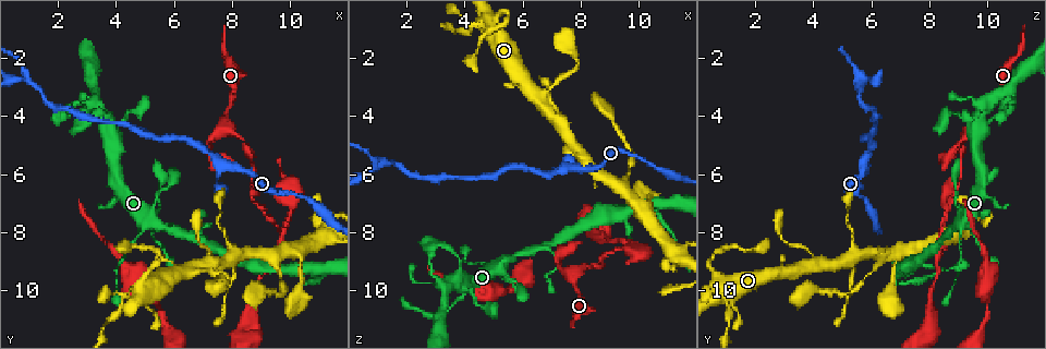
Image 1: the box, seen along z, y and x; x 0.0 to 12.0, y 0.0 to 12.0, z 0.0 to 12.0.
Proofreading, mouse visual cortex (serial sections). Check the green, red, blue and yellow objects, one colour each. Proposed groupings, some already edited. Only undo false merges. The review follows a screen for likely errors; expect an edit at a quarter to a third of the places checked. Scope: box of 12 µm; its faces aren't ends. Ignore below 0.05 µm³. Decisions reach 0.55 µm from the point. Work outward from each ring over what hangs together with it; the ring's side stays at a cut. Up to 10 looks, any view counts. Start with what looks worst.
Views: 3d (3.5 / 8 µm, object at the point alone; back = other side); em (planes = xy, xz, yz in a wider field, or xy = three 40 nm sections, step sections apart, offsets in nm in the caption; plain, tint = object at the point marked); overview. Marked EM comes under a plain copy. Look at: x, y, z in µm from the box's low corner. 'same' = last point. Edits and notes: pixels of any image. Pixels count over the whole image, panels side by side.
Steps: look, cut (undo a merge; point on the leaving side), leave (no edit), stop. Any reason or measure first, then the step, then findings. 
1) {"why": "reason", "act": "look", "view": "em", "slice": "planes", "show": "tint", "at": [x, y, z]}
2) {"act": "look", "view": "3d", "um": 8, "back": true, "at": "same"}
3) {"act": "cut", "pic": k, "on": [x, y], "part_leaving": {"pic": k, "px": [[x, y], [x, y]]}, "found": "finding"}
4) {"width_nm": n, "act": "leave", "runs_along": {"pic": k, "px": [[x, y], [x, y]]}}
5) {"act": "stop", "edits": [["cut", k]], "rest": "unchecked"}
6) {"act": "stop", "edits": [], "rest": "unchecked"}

{"why": "arms part here", "act": "look", "view": "3d", "um": 3.5, "at": [9.7, 7.8, 8.4]}

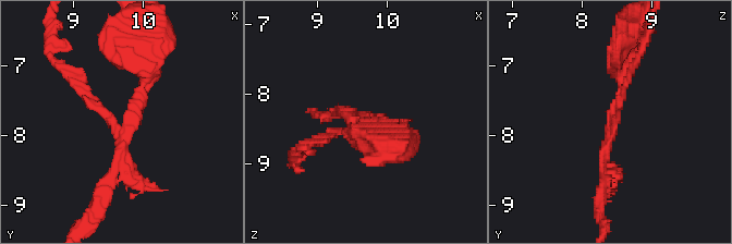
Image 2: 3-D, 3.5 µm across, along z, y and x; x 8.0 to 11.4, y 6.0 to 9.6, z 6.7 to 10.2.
{"arms": 3, "arm_widths_nm": [100, 100, 150], "act": "look", "view": "em", "slice": "planes", "show": "tint", "at": [9.60, 7.90, 8.45]}

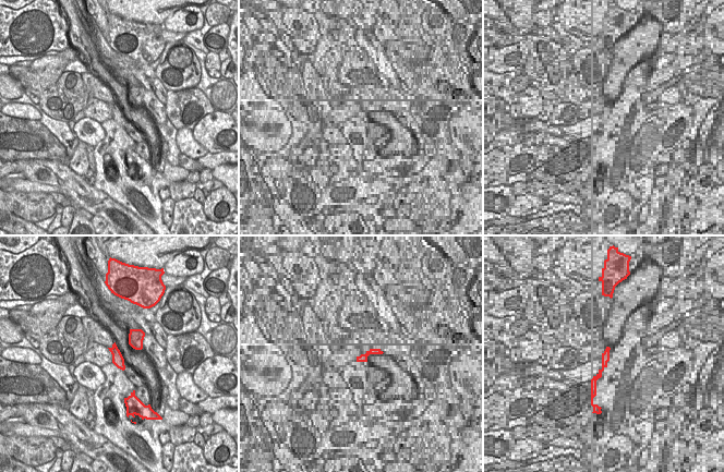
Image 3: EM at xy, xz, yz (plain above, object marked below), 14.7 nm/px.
{"act": "leave", "runs_along": {"pic": 2, "px": [[70, 74], [123, 138], [106, 192]]}, "found": "one cell here"}

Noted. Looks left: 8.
{"why": "arms part here", "act": "look", "view": "3d", "um": 3.5, "at": [1.1, 2.9, 5.6]}

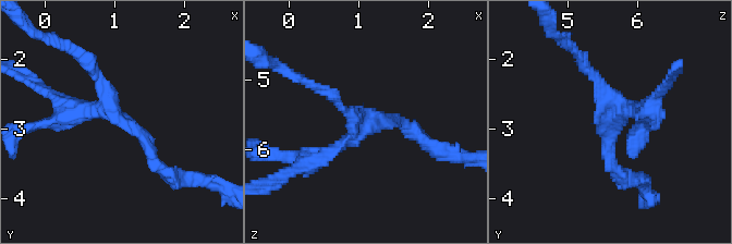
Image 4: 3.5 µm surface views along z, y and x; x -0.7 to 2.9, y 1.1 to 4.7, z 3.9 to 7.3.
{"act": "look", "view": "em", "slice": "xy", "step": 2, "show": "tint", "at": [1.15, 2.95, 5.60]}

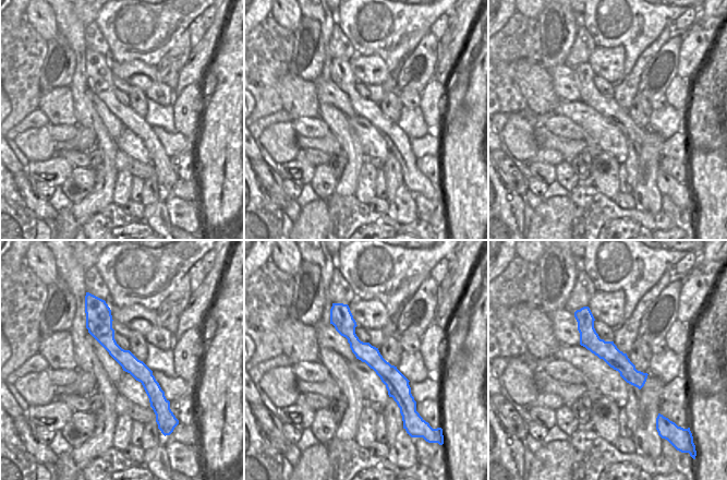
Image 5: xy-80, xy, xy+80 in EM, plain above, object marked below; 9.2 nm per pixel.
{"arms": 3, "act": "leave", "runs_along": {"pic": 4, "px": [[170, 175], [113, 112], [66, 108]]}, "found": "one cell here"}

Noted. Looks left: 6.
{"why": "small branch off a trunk", "act": "look", "view": "3d", "um": 3.5, "at": [4.2, 10.4, 1.0]}

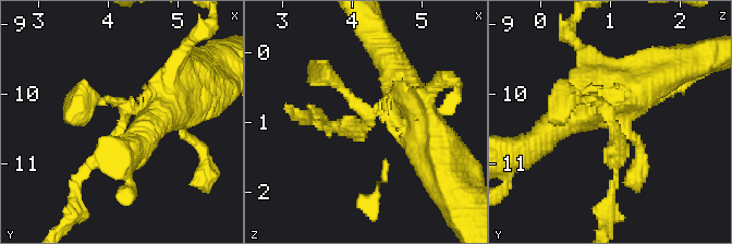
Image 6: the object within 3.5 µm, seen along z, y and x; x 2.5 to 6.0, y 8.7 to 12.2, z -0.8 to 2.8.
{"arms": 3, "arm_widths_nm": [150, 200, 500], "act": "look", "view": "em", "slice": "xy", "step": 3, "show": "tint", "at": [4.15, 10.45, 1.05]}

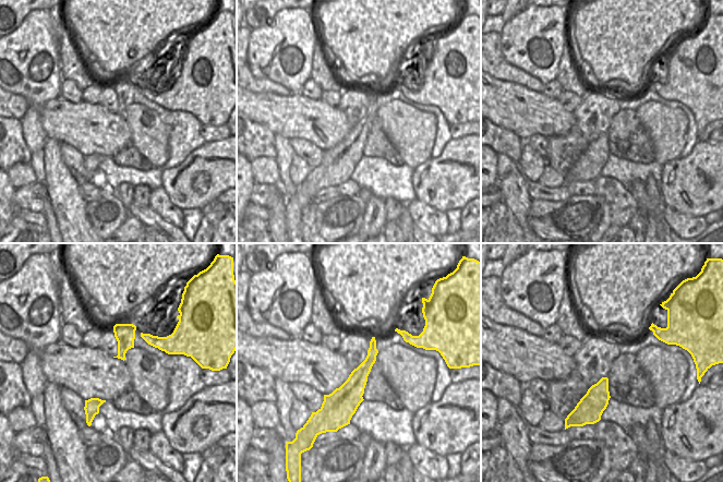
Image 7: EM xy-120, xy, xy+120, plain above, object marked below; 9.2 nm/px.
{"act": "leave", "runs_along": {"pic": 6, "px": [[172, 105], [129, 108], [74, 181]]}, "found": "continuous, no second cell"}

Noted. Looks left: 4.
{"why": "small branch off a trunk", "act": "look", "view": "3d", "um": 3.5, "at": [5.1, 7.9, 9.4]}

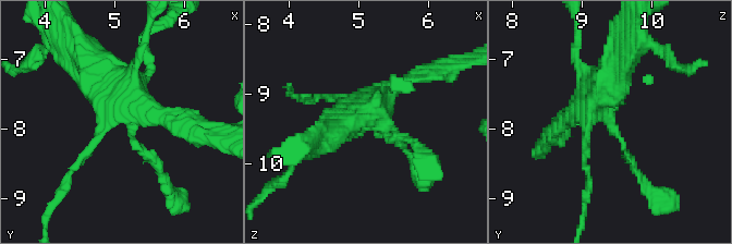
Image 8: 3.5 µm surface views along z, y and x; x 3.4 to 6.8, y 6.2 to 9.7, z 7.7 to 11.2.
{"why": "now the EM", "act": "look", "view": "em", "slice": "planes", "show": "tint", "at": [5.15, 7.85, 9.40]}

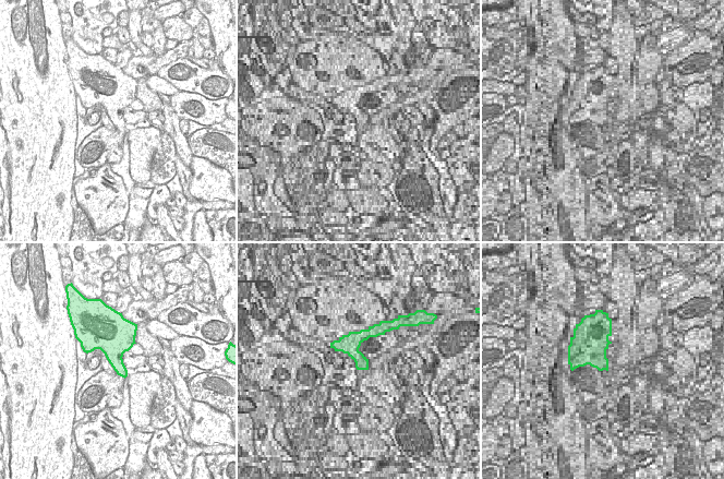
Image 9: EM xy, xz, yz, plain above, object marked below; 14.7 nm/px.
{"act": "leave", "found": "continuous, no second cell"}

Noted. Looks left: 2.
{"act": "stop", "edits": [], "rest": "unchecked"}

